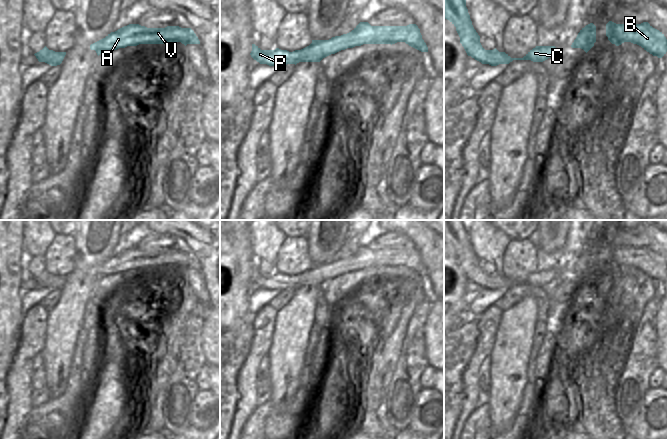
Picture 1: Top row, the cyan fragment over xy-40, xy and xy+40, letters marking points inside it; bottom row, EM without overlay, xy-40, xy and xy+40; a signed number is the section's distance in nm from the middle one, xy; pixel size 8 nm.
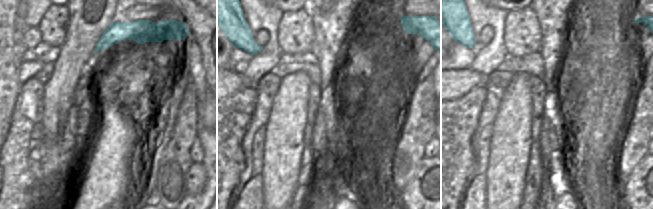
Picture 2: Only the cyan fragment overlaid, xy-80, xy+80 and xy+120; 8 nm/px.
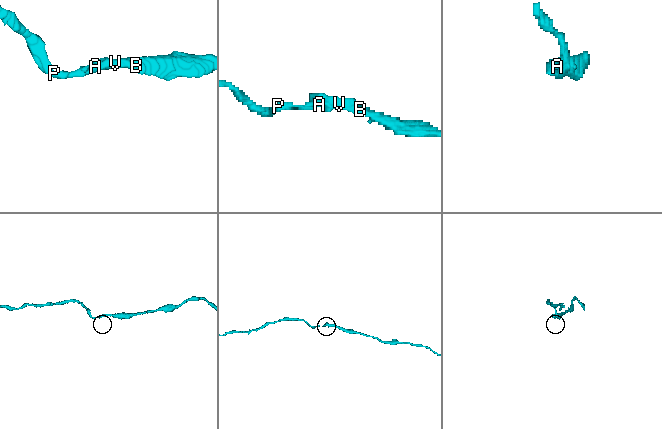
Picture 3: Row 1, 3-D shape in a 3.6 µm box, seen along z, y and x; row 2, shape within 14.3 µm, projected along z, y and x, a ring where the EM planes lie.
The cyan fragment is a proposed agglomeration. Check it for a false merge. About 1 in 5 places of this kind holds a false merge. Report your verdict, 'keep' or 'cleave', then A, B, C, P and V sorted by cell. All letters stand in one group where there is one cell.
keep | A B C P V

